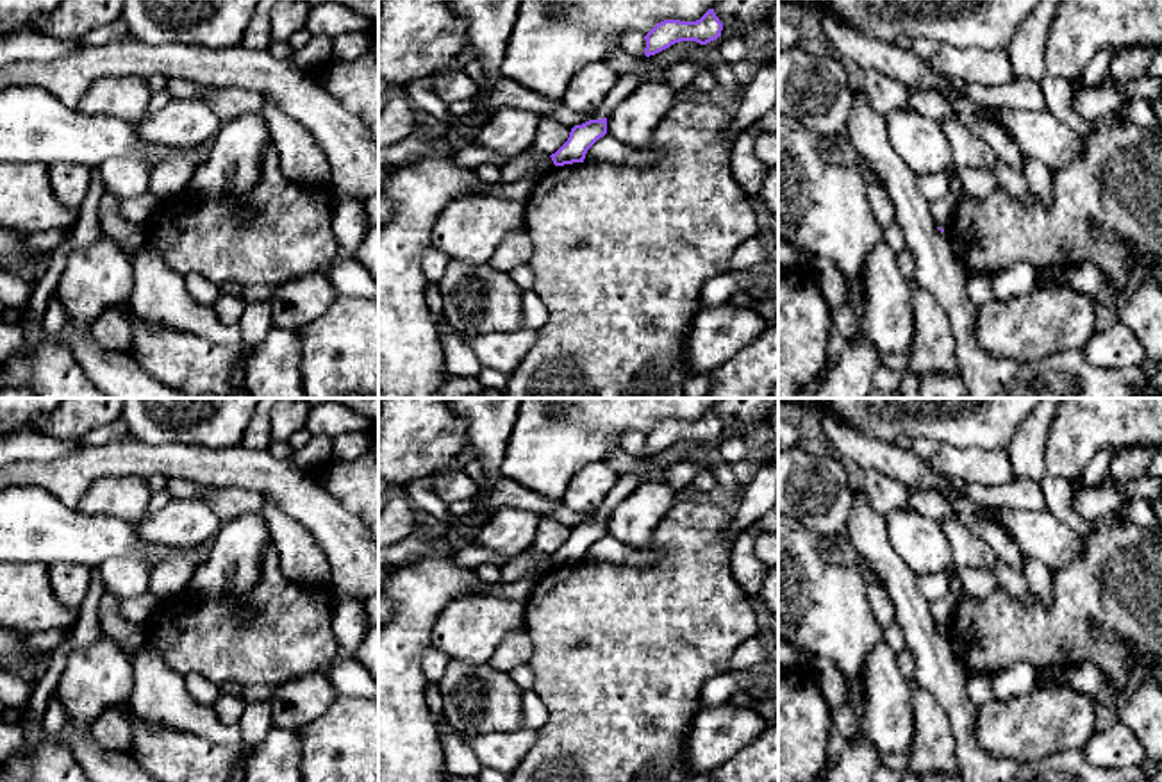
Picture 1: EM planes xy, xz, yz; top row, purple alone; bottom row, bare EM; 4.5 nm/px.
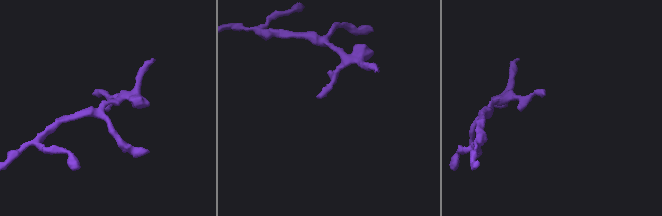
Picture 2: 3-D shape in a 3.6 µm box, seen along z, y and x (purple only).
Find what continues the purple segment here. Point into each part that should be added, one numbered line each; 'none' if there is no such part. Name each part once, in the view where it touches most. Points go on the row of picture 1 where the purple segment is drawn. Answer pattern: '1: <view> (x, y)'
none

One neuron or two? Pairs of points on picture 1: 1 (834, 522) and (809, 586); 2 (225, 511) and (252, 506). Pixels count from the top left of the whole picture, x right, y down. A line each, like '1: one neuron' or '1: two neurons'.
1: two neurons
2: one neuron

